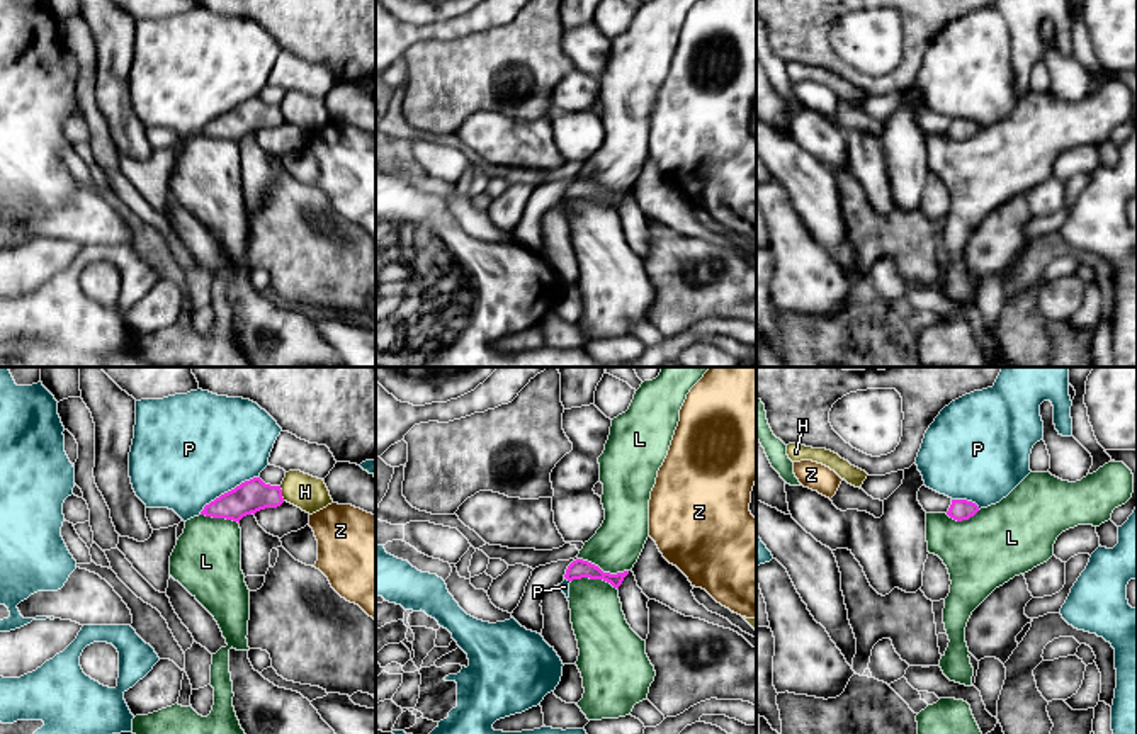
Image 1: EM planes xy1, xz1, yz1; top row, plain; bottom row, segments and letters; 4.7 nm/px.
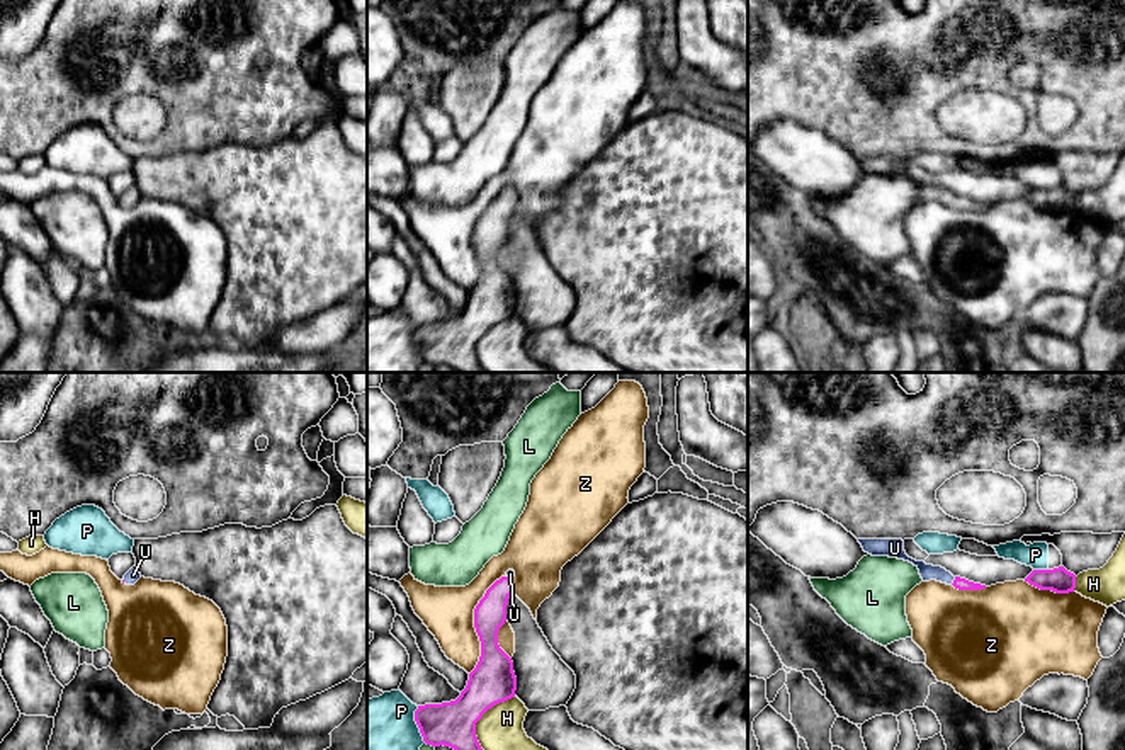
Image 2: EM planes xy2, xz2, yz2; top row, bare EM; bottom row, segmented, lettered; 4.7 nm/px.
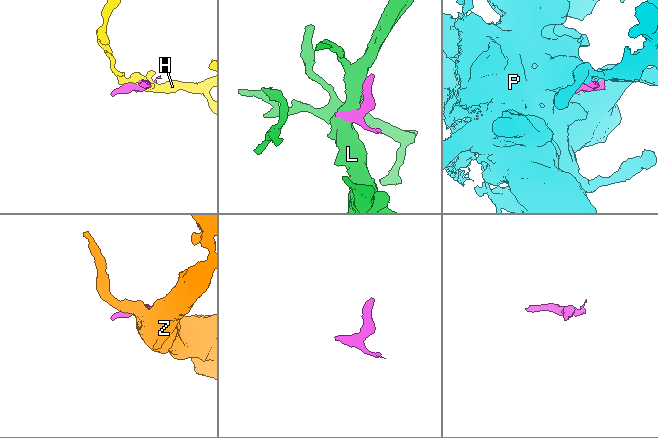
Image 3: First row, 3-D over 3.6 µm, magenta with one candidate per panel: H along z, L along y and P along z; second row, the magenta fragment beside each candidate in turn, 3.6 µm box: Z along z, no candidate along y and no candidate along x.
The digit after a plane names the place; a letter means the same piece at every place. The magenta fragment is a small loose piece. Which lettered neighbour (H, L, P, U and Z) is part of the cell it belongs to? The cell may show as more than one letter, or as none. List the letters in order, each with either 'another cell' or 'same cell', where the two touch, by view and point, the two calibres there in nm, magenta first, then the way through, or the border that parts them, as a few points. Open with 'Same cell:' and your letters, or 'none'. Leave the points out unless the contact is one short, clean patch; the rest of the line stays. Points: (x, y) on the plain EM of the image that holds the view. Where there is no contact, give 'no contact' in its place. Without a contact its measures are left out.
Same cell: U
H: another cell; meets magenta in xz2 at (481, 335); 220 nm thick on the magenta side, 220 nm on the other
L: another cell; meets magenta in xz1 at (602, 191); 90 nm thick on the magenta side, 240 nm on the other; border along xz1 (578, 177), (597, 184), (604, 191), (627, 191)
P: another cell; meets magenta in xy1 at (228, 111); 160 nm thick on the magenta side, 500 nm on the other
U: same cell; meets magenta in yz2 at (954, 199); 60 nm thick on the magenta side, 80 nm on the other; runs through yz2 (961, 203), (954, 199), (928, 191)
Z: another cell; meets magenta in xz2 at (474, 242); 180 nm thick on the magenta side, 240 nm on the other

